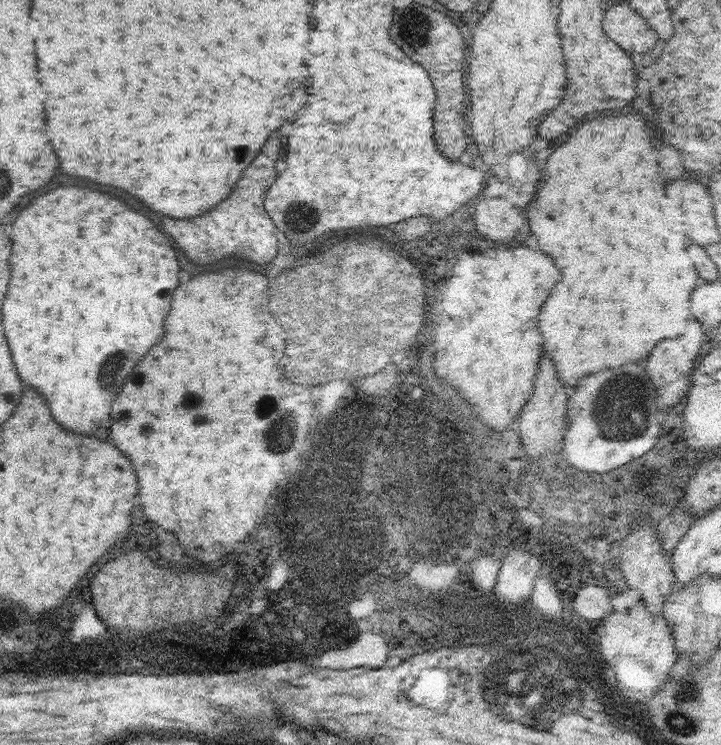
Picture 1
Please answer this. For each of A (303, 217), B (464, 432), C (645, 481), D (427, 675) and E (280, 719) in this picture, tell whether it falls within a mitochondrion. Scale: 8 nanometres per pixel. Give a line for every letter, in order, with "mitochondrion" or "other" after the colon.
A: mitochondrion
B: other
C: other
D: other
E: other

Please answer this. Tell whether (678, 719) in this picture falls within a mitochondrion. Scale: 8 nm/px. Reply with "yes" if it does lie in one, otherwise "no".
yes

